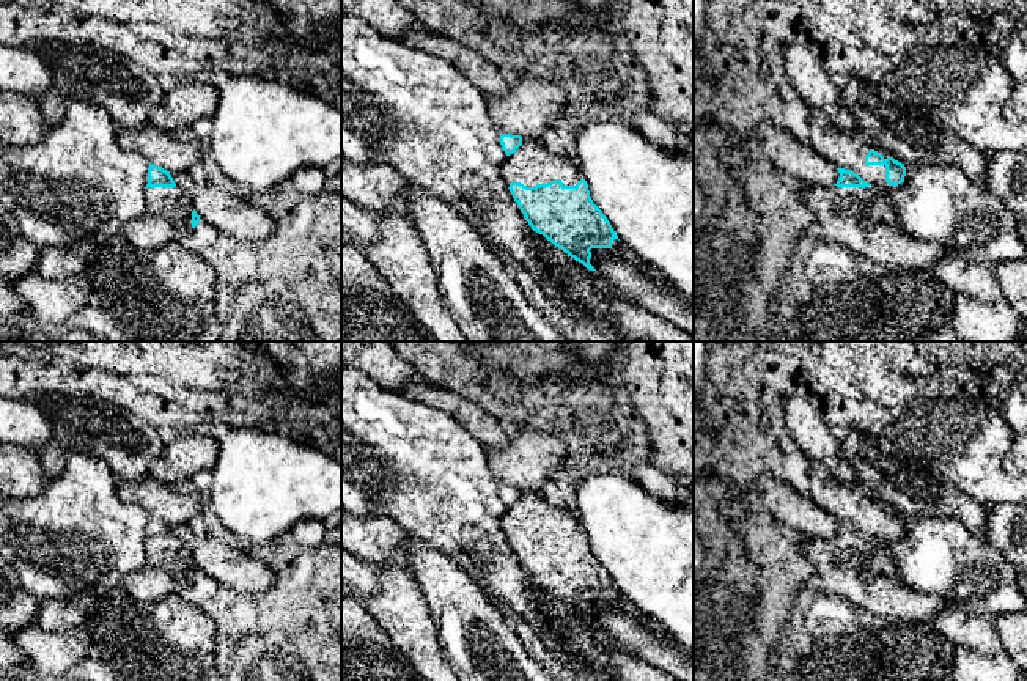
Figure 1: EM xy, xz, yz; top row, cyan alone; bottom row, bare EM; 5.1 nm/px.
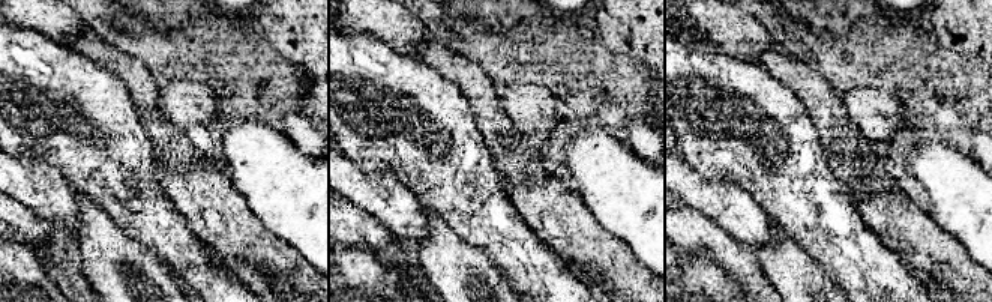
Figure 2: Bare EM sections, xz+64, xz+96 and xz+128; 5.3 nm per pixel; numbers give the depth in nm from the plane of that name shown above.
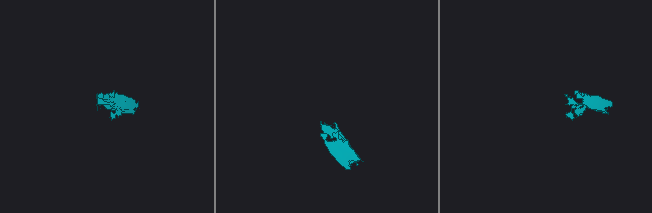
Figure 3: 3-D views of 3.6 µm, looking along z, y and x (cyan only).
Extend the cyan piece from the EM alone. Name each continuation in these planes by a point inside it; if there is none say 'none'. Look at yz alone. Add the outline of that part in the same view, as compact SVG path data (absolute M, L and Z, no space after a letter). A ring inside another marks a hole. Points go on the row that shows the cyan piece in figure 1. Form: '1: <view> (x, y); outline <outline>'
1: yz (842, 150); outline M810 107L808 134L812 148L837 168L852 170L863 181L878 189L893 189L885 182L885 165L867 165L865 156L870 149L881 153L878 148L843 132L818 109Z

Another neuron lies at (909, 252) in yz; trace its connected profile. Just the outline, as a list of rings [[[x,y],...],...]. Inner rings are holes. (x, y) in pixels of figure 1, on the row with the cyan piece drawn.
[[[796,182],[794,190],[815,215],[818,234],[854,253],[904,269],[931,269],[948,256],[942,245],[906,234],[898,226],[884,189]]]

